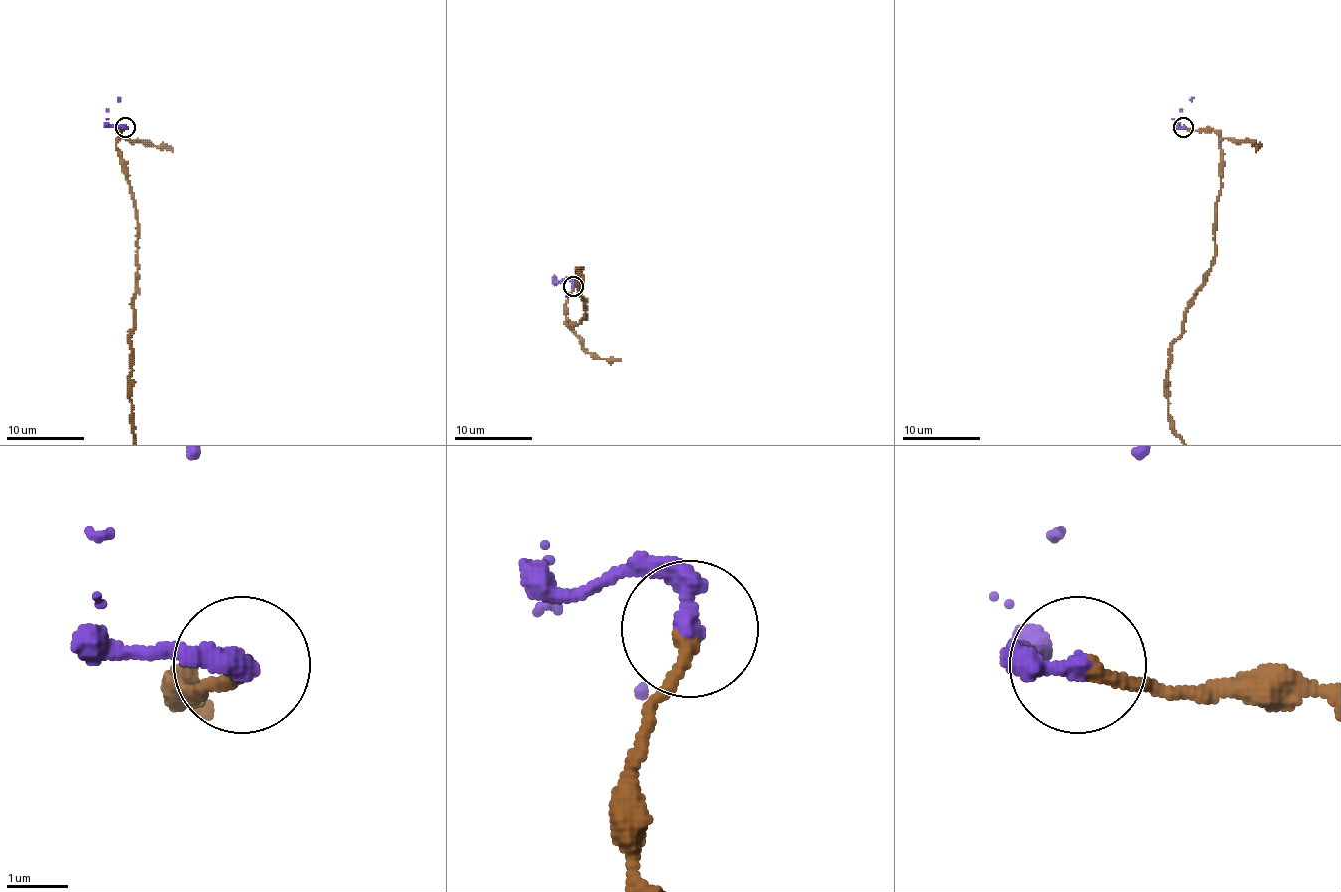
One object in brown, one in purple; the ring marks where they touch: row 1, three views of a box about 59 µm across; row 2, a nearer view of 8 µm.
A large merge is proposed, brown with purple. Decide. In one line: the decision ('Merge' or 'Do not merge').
Merge

